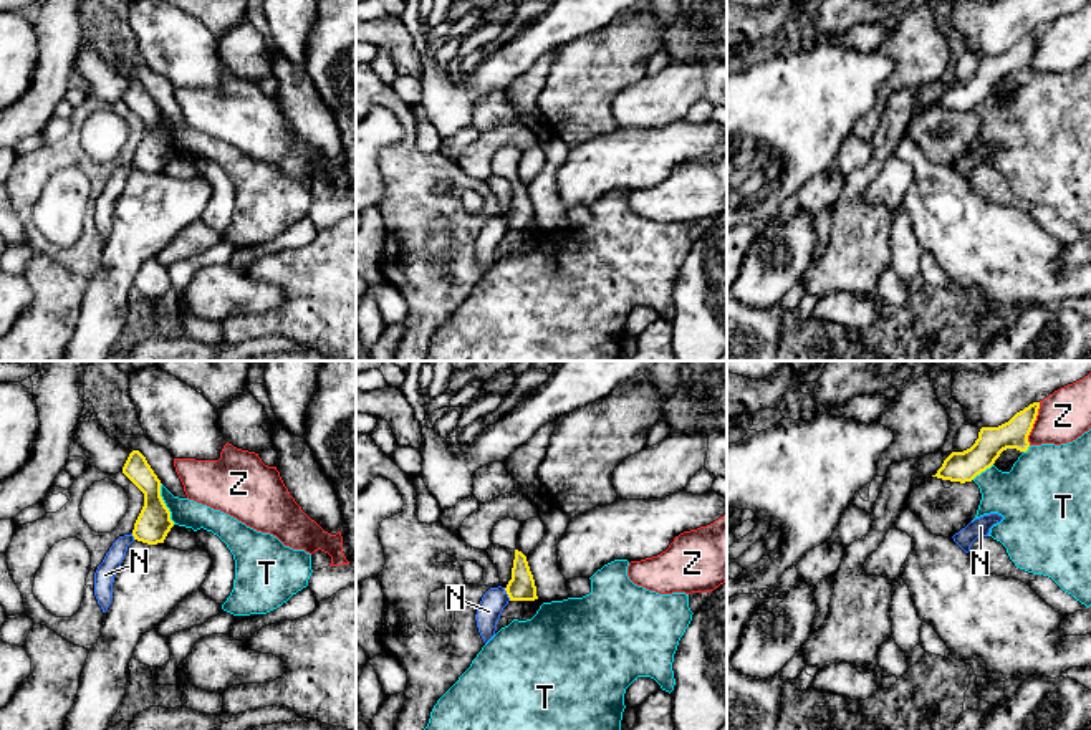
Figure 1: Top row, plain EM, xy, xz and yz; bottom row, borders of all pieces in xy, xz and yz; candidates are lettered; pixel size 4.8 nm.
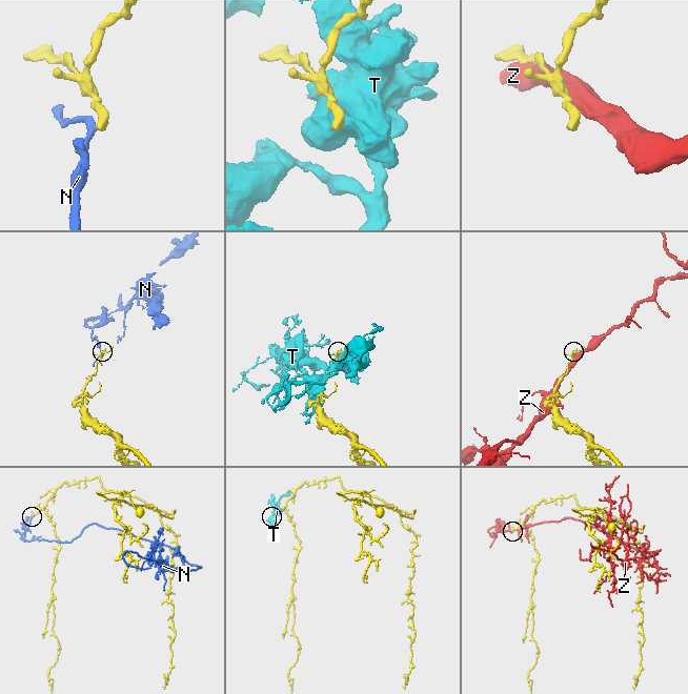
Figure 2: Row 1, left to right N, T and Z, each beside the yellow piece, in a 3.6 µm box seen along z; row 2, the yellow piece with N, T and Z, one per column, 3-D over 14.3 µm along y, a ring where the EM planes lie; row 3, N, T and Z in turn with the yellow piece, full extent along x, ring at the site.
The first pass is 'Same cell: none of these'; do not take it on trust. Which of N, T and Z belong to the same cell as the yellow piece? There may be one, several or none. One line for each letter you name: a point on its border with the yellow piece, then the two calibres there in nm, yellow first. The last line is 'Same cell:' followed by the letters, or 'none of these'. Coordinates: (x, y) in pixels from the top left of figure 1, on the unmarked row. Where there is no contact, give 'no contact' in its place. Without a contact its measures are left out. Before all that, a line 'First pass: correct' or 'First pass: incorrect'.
First pass: correct
Same cell: none of these

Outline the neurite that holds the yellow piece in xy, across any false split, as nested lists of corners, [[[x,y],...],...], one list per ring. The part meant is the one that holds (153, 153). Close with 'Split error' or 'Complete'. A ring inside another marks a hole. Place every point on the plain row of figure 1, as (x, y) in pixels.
[[[139,79],[129,83],[123,103],[144,122],[144,136],[132,159],[134,169],[147,174],[164,172],[174,151],[161,126],[161,109]]]. Complete

